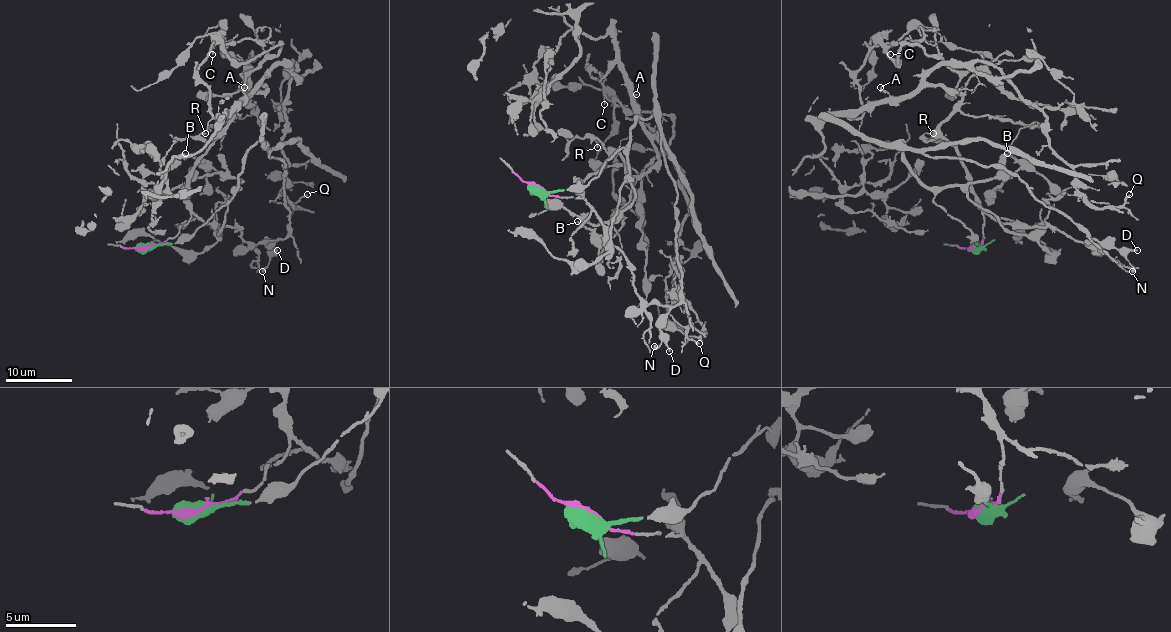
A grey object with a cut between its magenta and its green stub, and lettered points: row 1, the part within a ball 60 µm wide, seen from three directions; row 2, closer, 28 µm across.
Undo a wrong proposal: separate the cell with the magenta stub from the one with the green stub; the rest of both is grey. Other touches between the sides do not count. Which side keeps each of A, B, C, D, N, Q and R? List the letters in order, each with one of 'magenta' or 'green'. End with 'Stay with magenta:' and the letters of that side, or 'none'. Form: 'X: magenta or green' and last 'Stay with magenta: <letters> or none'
A: magenta
B: green
C: magenta
D: green
N: green
Q: magenta
R: magenta
Stay with magenta: A, C, Q, R

